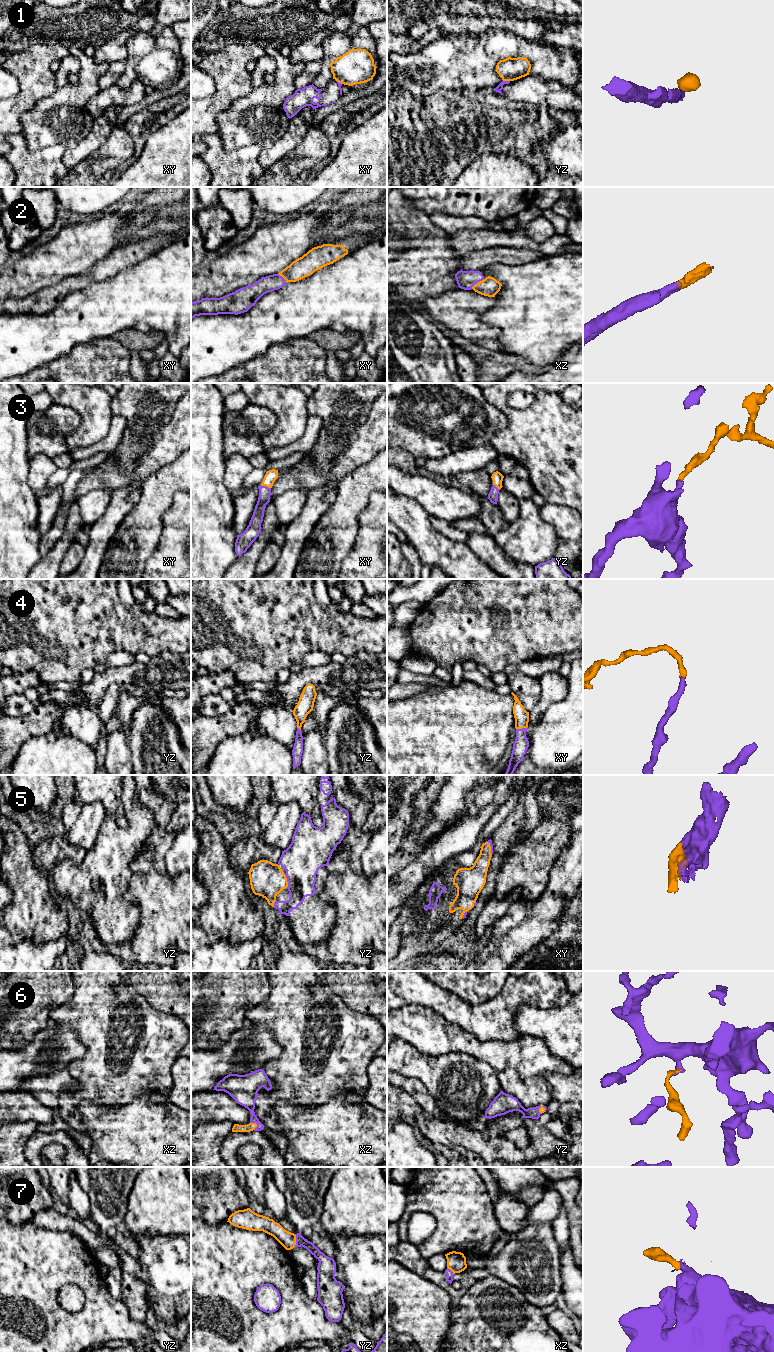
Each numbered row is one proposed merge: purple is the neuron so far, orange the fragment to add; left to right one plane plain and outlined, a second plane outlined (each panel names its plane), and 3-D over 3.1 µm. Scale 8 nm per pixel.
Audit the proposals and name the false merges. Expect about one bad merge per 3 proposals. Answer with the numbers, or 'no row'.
1

